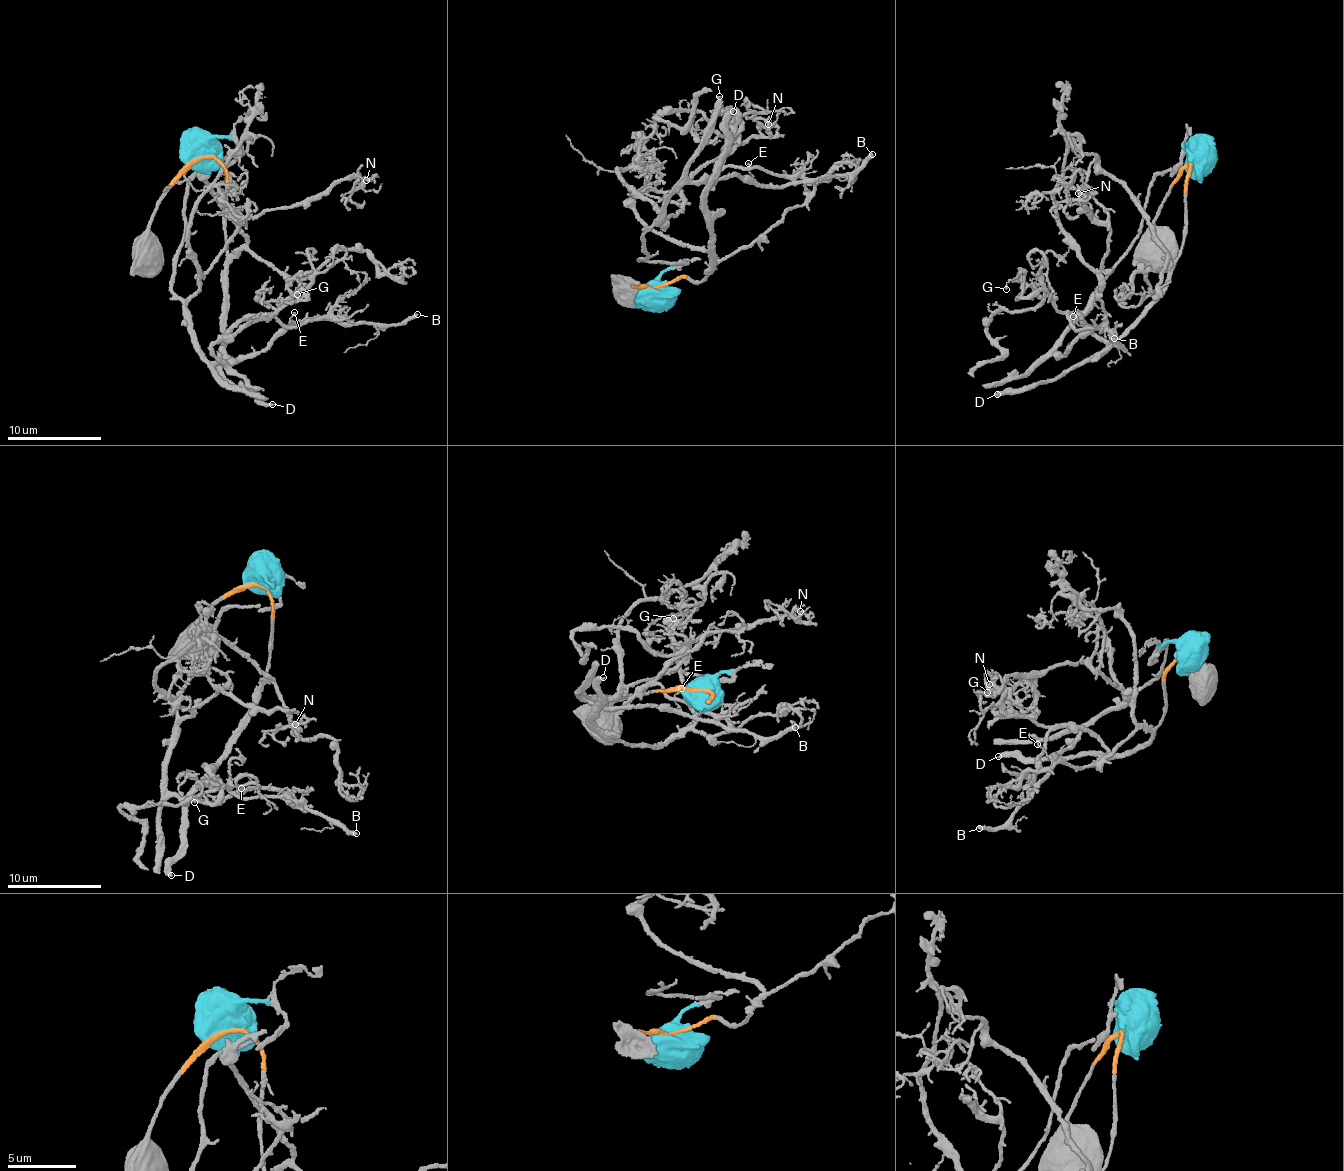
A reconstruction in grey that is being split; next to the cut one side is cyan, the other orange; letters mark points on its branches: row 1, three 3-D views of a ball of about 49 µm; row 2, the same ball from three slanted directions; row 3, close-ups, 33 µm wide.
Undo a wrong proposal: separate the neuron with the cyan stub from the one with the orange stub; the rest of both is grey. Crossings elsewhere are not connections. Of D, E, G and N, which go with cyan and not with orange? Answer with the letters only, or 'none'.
E, N

